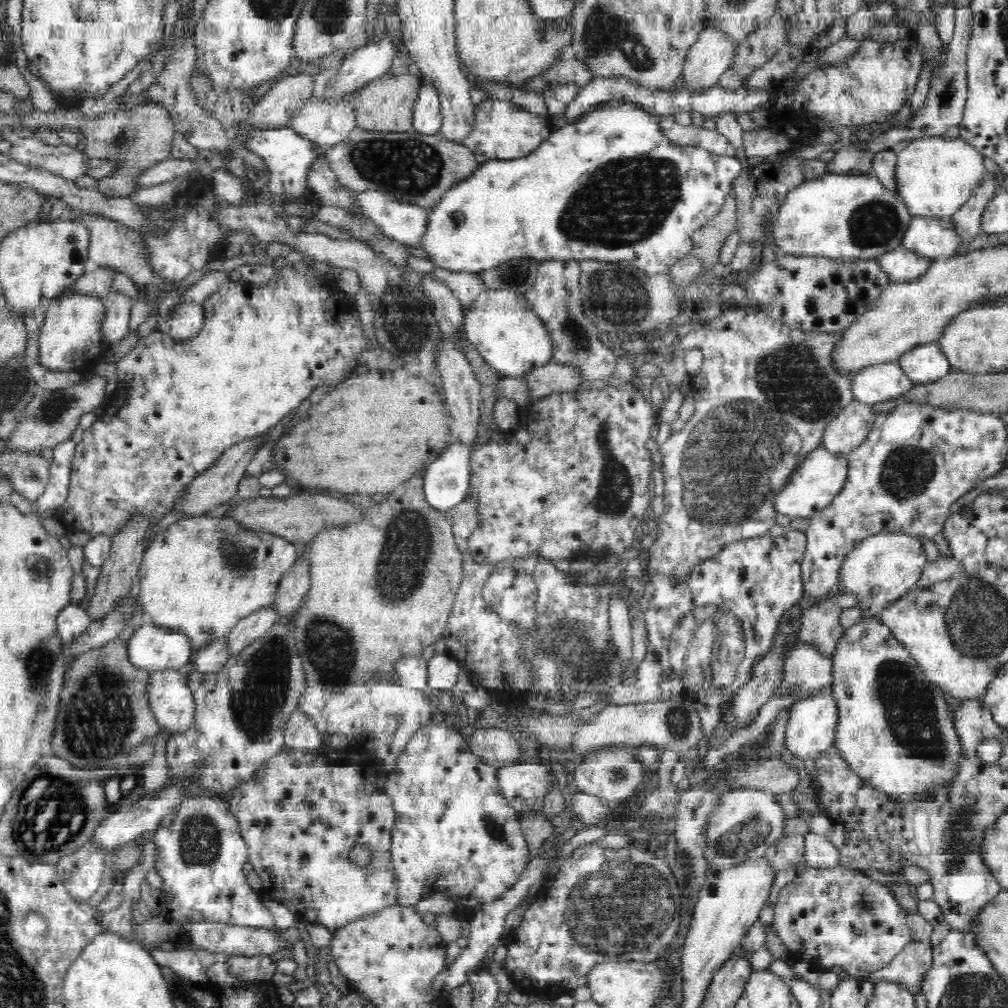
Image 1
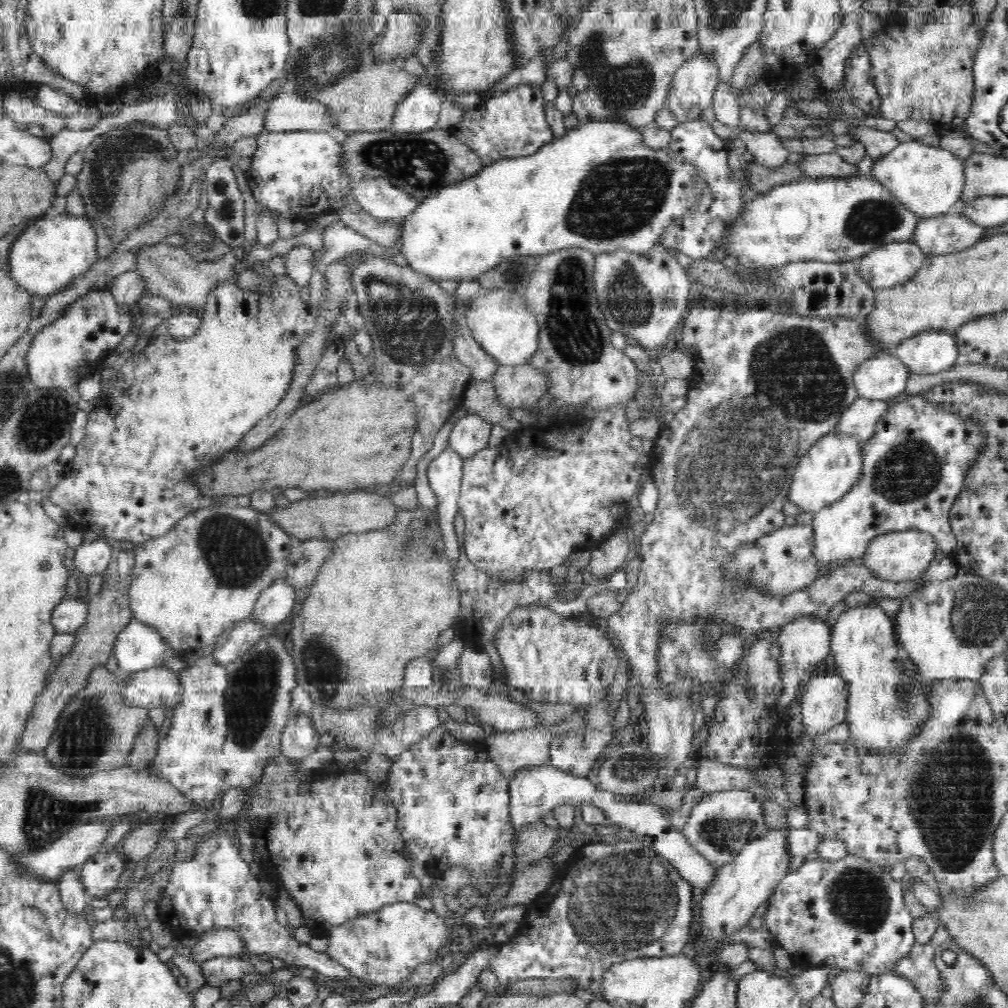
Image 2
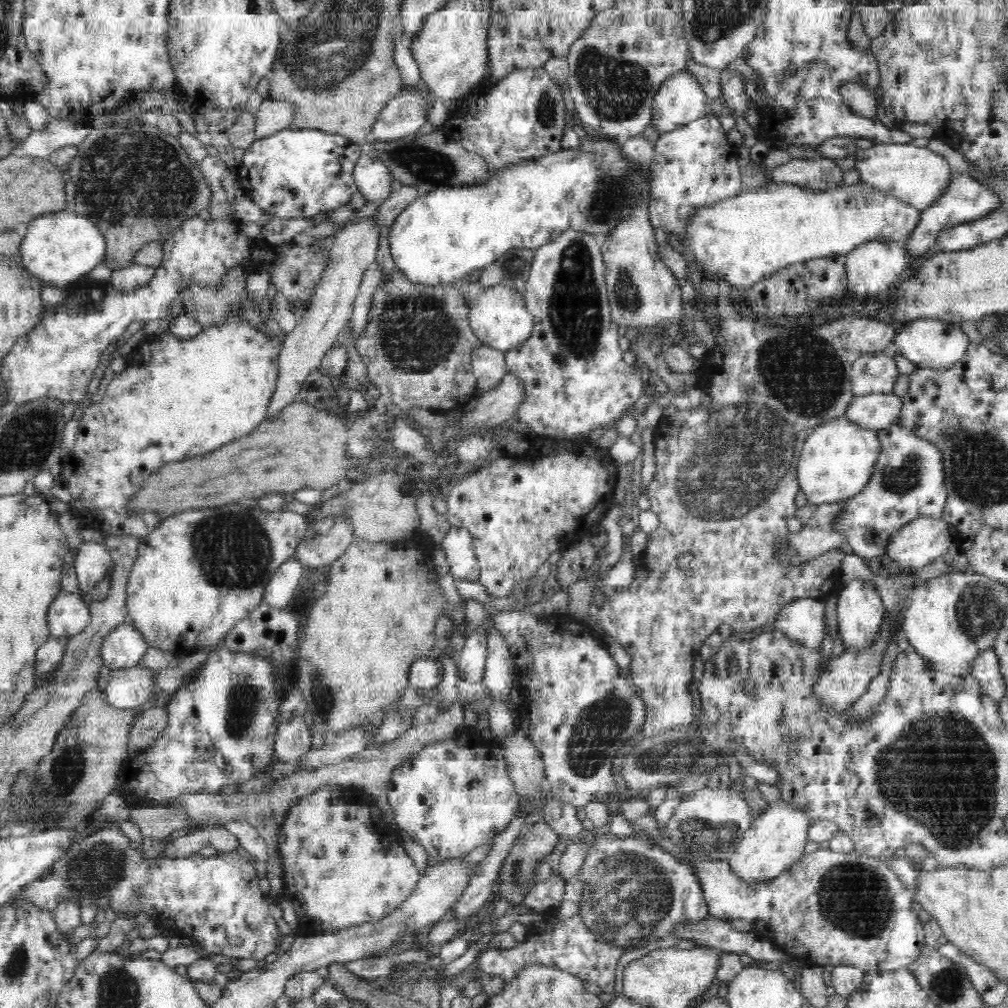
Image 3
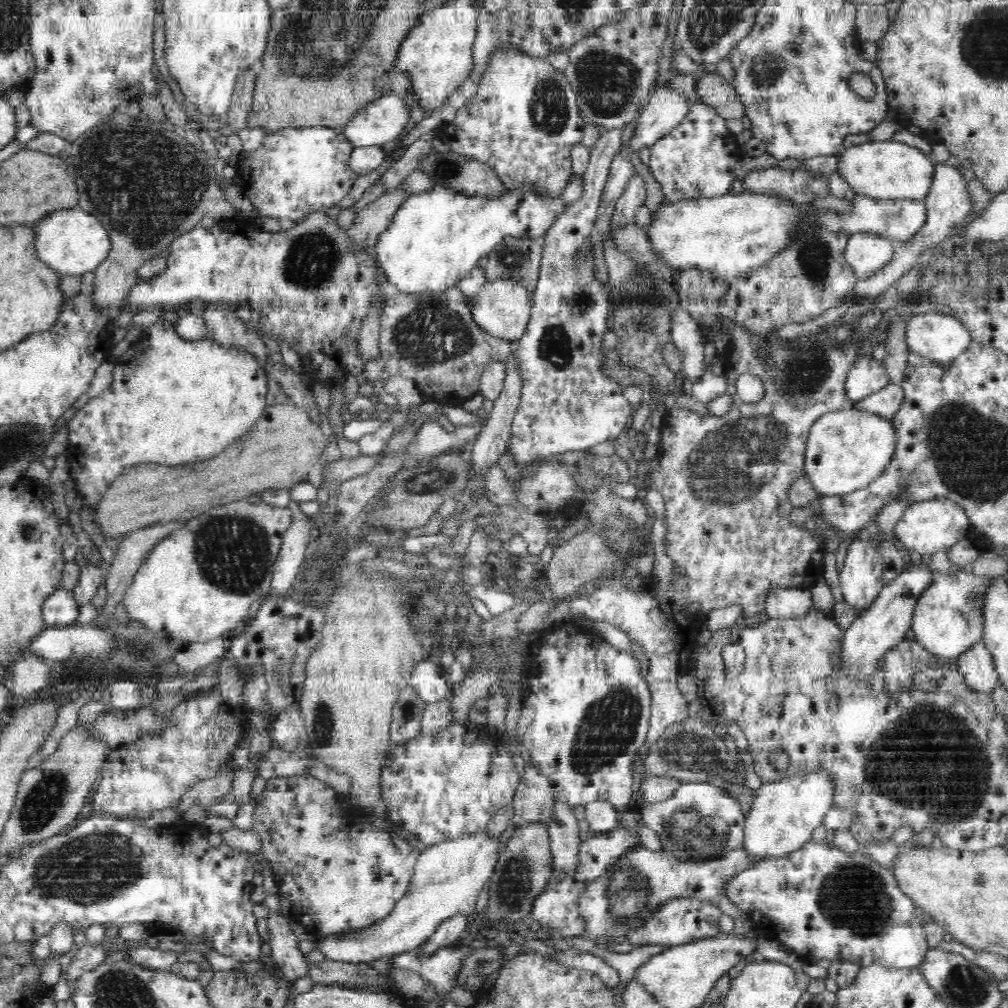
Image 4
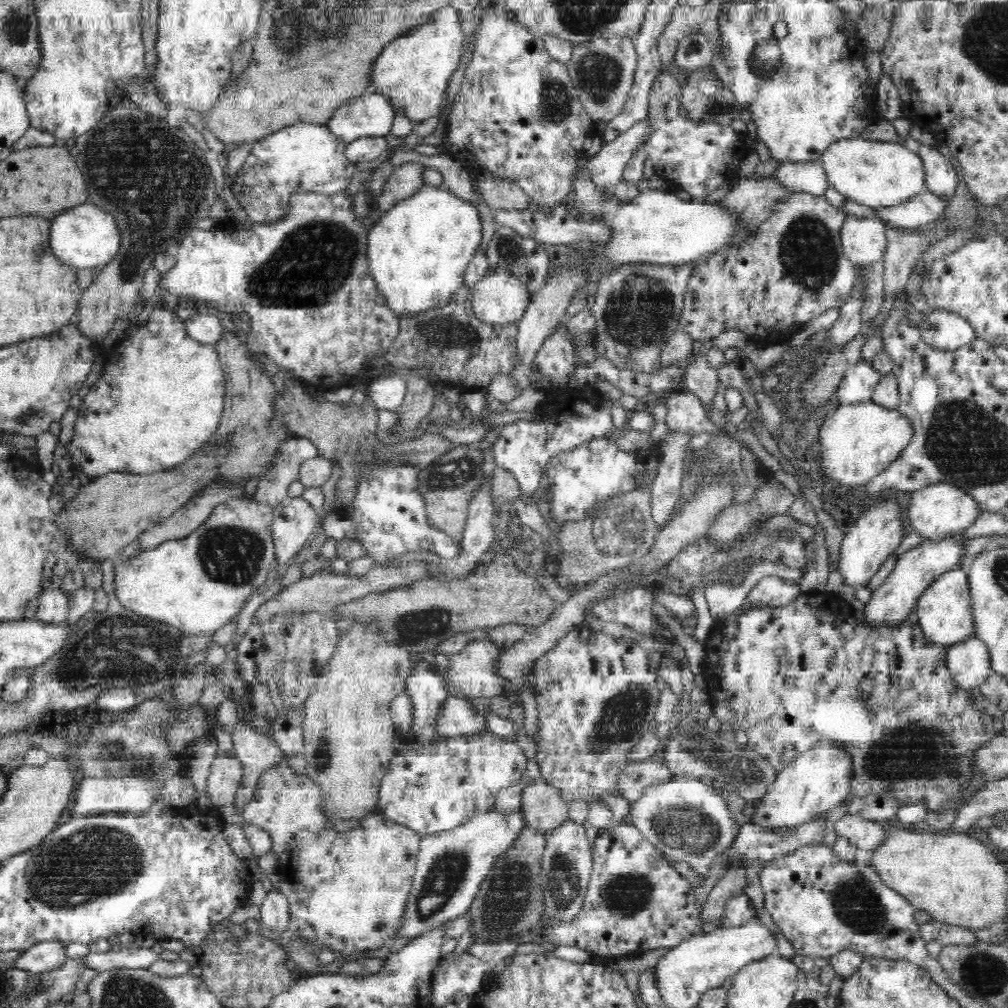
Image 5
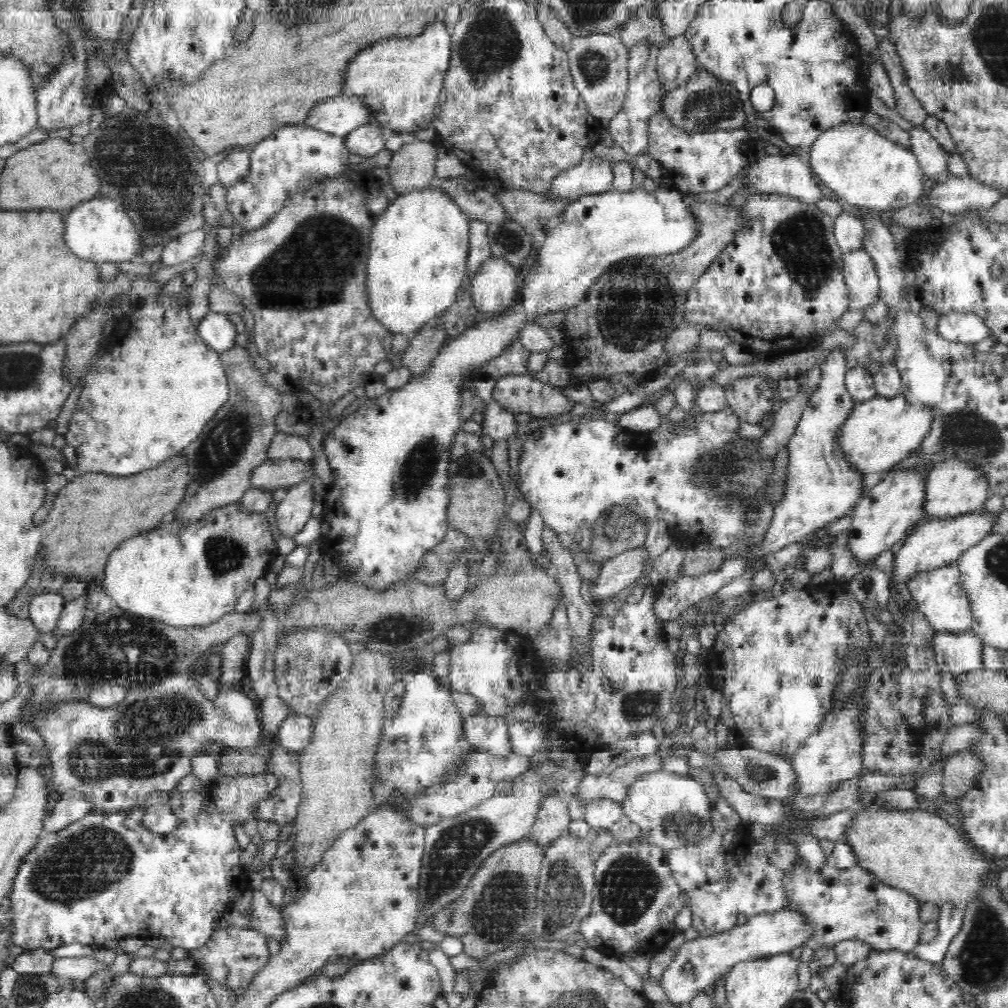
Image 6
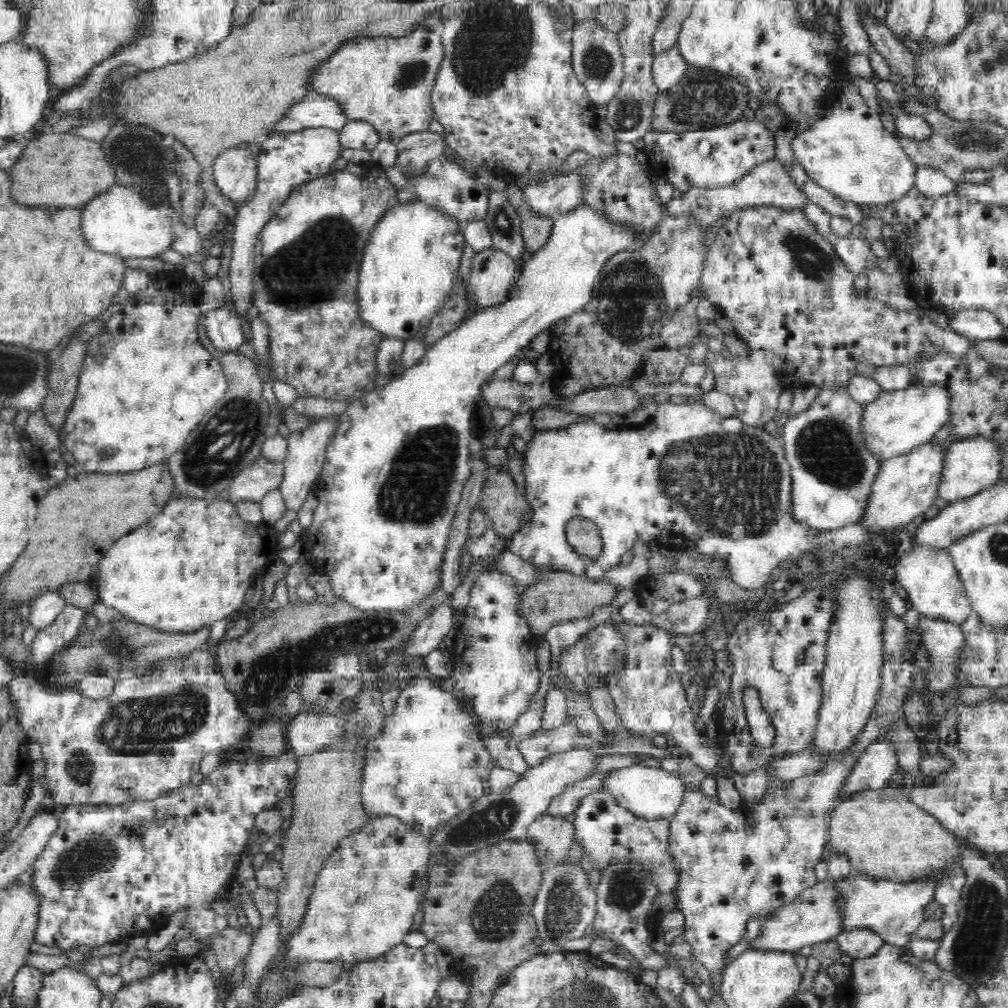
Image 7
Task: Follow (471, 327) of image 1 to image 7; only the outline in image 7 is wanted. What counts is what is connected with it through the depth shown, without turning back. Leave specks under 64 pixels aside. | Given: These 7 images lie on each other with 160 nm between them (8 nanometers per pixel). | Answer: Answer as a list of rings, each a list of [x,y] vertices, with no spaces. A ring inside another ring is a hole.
[[[492,246],[476,251],[470,265],[470,276],[468,276],[469,287],[474,292],[473,299],[476,309],[506,302],[516,284],[516,273],[518,271],[514,258],[503,250]]]

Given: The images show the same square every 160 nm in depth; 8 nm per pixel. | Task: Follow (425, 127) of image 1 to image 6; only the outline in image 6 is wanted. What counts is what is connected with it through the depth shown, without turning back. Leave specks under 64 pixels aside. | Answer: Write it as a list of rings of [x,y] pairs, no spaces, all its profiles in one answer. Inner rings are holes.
[[[340,94],[310,108],[300,124],[322,132],[346,136],[360,124],[368,123],[368,111],[354,97]]]

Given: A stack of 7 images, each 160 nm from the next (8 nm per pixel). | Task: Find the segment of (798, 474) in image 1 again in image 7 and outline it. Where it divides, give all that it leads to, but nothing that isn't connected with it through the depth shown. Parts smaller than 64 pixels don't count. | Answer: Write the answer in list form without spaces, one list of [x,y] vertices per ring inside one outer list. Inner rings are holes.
[[[948,383],[911,385],[903,390],[884,391],[876,402],[866,405],[864,412],[862,426],[869,451],[878,453],[882,460],[907,454],[930,441],[949,422],[953,404],[954,396],[948,389]]]

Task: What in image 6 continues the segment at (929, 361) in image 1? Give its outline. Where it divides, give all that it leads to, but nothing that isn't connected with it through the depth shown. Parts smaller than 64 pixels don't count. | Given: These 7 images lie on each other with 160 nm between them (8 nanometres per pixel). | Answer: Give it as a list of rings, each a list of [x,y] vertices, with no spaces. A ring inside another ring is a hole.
[[[952,311],[940,315],[935,330],[948,340],[964,344],[993,336],[987,321],[975,312]]]

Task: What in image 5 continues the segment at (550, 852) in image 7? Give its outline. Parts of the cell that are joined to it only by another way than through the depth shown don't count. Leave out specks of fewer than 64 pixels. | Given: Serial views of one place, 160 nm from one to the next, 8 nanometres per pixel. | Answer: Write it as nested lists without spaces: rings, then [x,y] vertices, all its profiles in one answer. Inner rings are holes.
[[[542,779],[526,786],[521,798],[527,826],[544,836],[569,820],[568,805],[561,790]]]

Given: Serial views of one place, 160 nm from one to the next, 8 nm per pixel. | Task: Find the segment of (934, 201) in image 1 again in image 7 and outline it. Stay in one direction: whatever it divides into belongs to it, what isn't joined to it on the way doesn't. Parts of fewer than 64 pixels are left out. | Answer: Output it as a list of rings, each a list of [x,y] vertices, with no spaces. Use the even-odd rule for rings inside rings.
[[[839,86],[838,96],[826,115],[818,116],[806,128],[802,128],[800,132],[796,131],[790,144],[796,162],[802,165],[802,169],[814,183],[833,192],[841,199],[858,205],[898,200],[906,190],[912,188],[912,184],[915,184],[915,173],[918,166],[904,152],[903,142],[884,129],[879,114],[858,96],[856,88]]]

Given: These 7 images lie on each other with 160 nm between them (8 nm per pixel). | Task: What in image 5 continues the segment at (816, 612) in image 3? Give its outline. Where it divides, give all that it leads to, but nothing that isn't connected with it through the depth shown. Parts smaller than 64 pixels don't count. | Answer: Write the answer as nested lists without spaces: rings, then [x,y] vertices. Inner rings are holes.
[[[765,576],[758,581],[746,598],[750,605],[780,606],[794,600],[800,592],[798,583],[785,581],[777,576]]]

